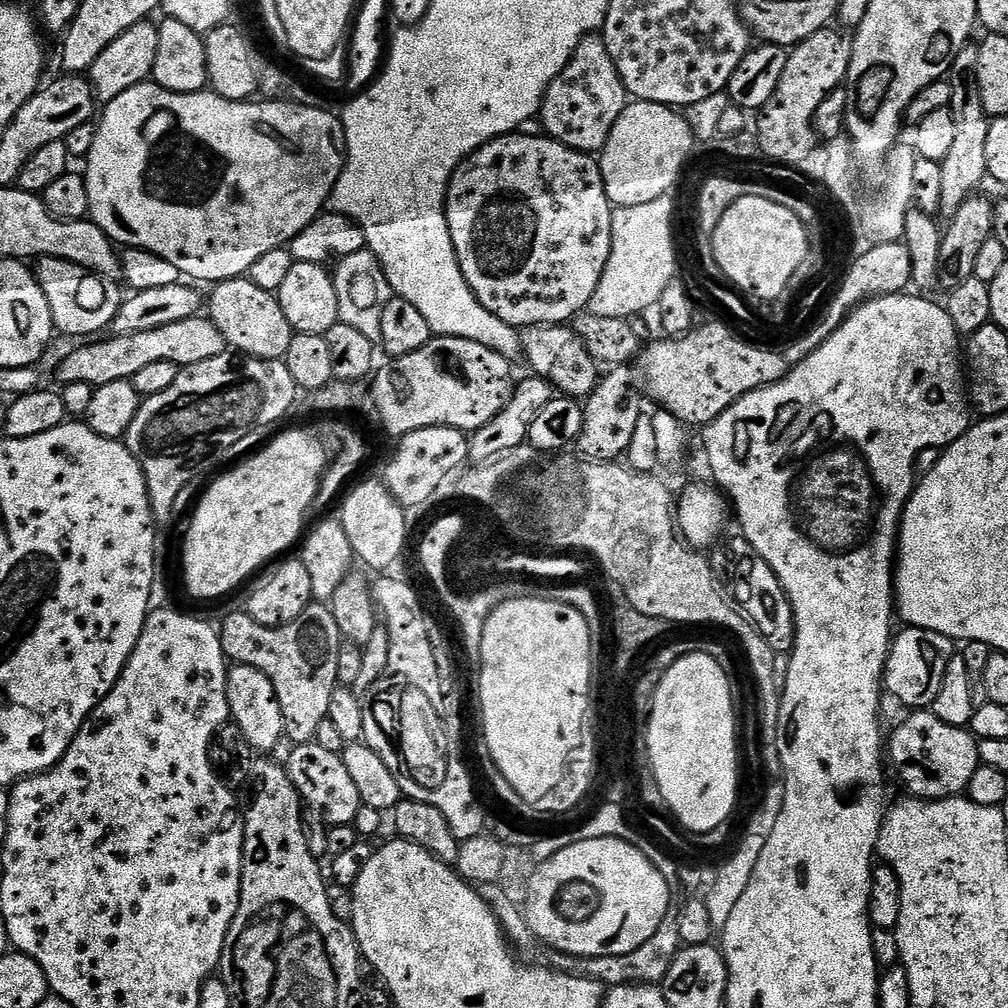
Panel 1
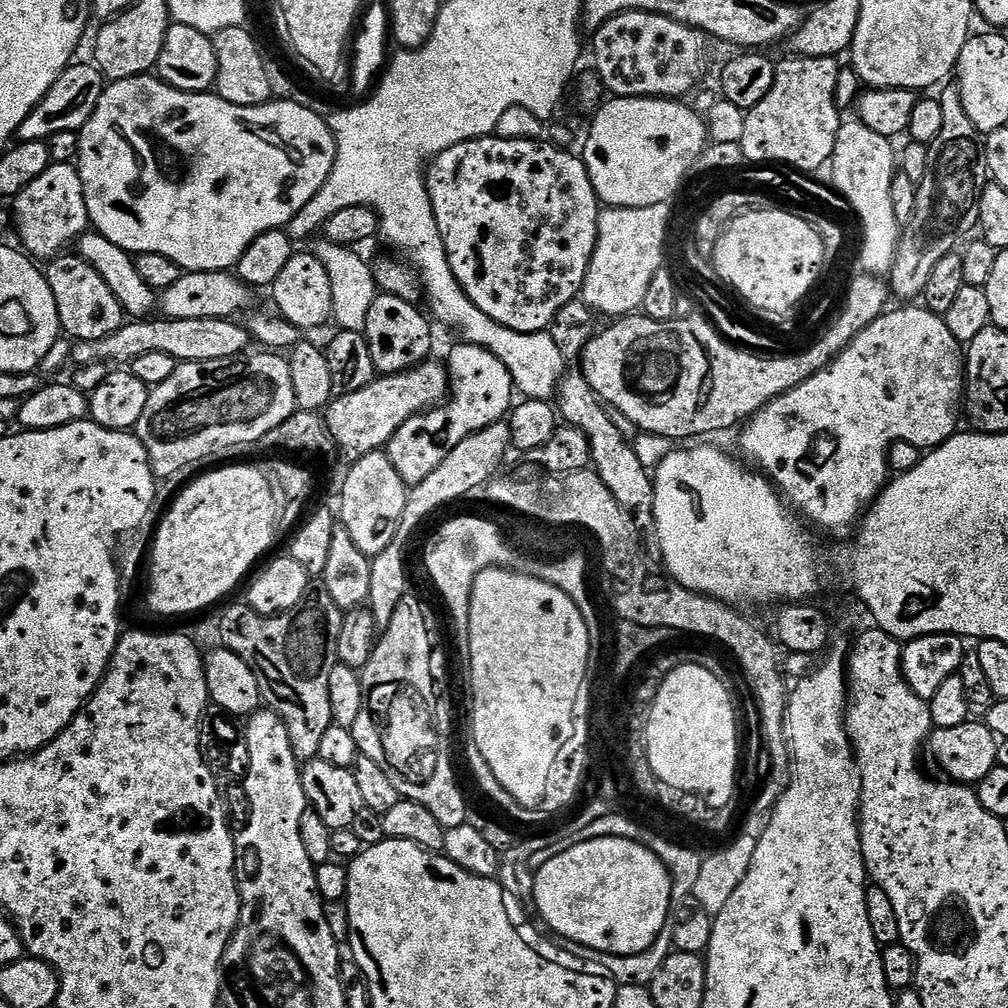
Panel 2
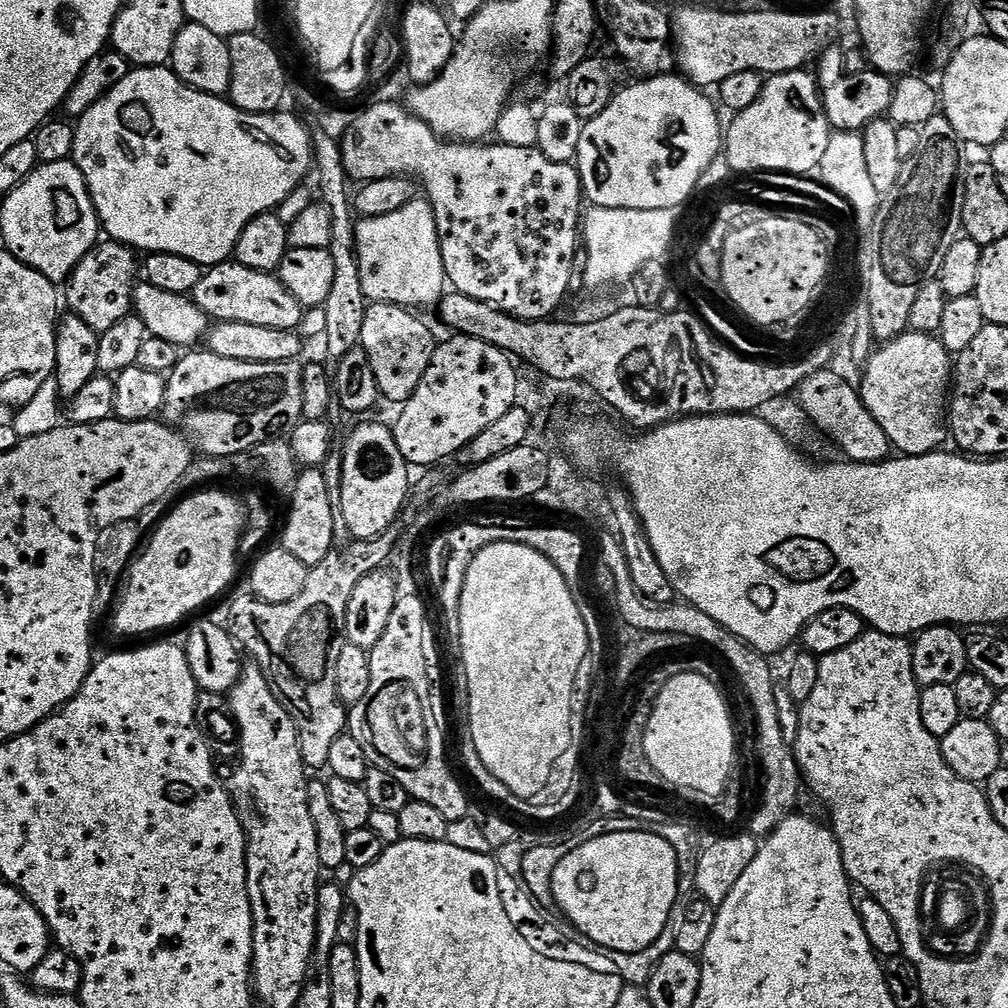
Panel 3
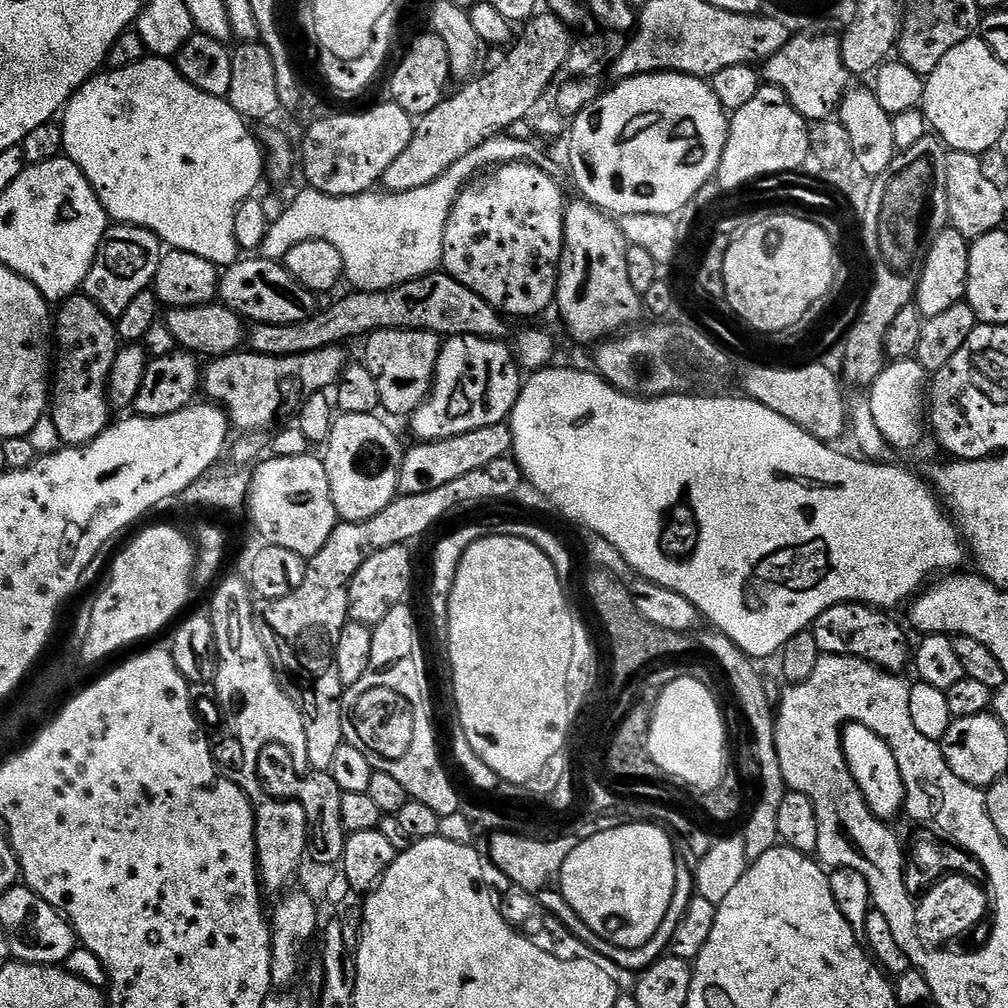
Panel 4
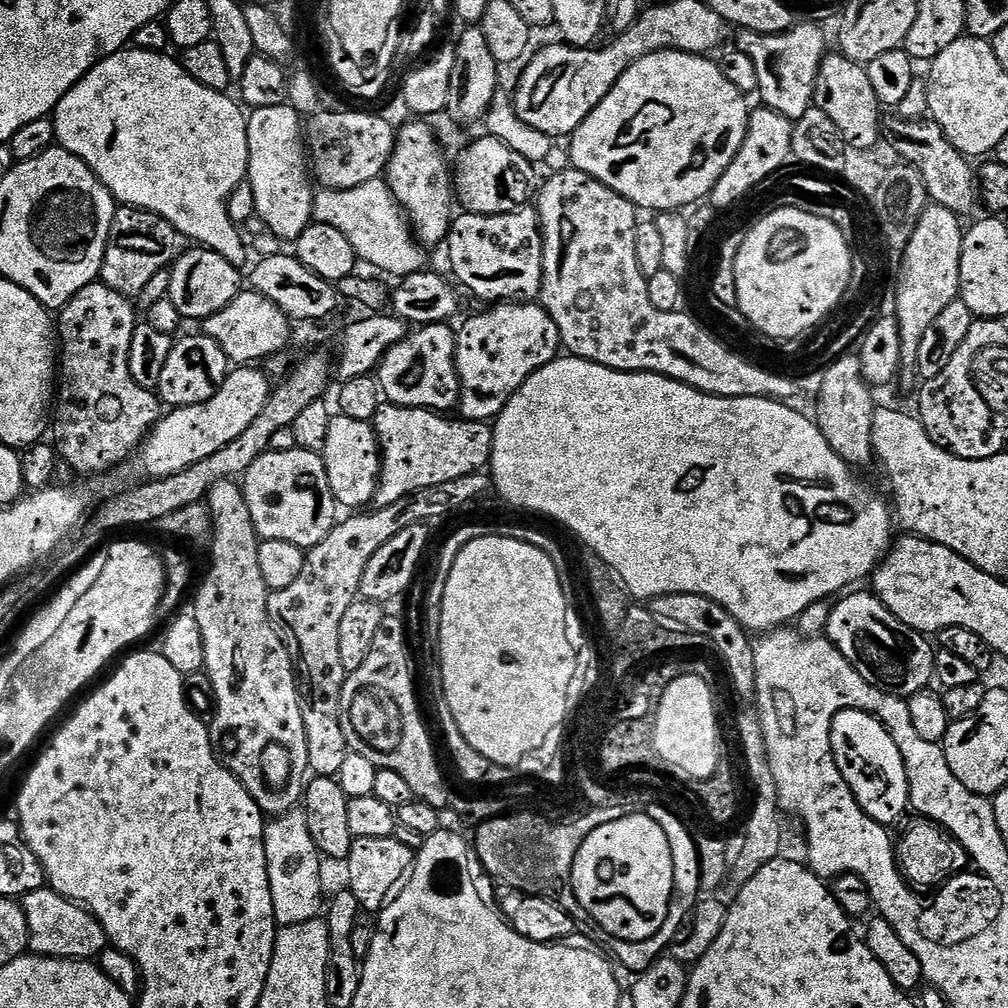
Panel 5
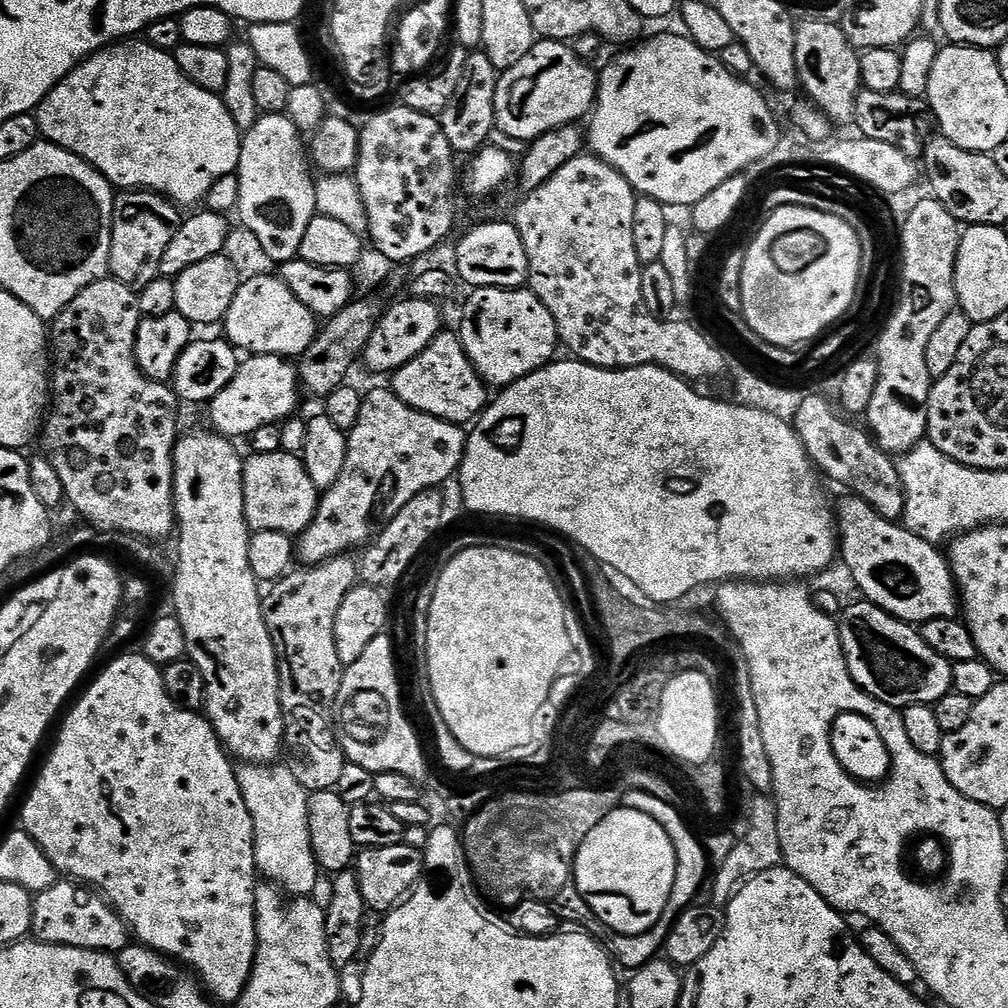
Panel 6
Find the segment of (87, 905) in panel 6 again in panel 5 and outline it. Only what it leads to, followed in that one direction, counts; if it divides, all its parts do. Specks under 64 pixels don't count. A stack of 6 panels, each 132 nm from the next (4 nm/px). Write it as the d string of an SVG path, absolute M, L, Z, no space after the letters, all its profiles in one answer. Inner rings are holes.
M47 886L23 896L22 907L28 927L28 947L35 955L95 961L100 951L109 947L108 935L84 905L59 896Z

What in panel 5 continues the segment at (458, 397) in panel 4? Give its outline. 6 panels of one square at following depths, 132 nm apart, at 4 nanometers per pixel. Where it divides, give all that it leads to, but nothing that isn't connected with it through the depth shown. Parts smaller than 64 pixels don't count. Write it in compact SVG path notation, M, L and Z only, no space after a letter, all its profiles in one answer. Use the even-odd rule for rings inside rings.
M500 302L489 308L492 308L489 312L480 312L470 317L456 332L456 374L460 379L462 393L458 412L463 419L477 422L495 421L510 397L526 382L526 378L557 359L562 348L558 326L554 326L550 314L539 303Z

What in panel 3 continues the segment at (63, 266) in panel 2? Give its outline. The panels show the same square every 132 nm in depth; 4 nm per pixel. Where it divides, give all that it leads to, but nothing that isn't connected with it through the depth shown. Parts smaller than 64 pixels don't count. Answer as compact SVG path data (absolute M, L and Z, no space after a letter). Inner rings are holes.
M108 238L103 242L97 242L78 262L76 269L66 281L66 304L70 307L71 315L82 318L84 322L97 334L110 330L114 322L126 318L134 308L132 294L138 283L137 253L126 244L120 244L117 240Z

